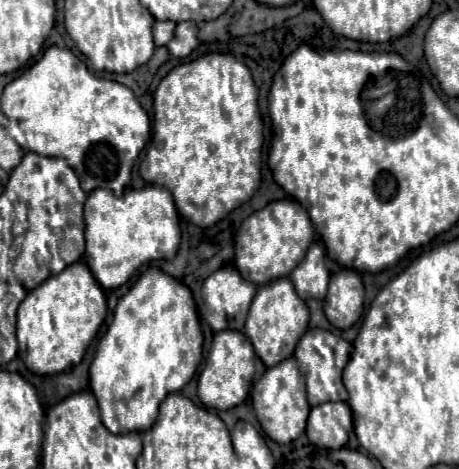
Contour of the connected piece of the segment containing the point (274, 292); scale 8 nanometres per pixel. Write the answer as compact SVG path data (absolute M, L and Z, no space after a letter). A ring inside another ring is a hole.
M282 277L272 281L270 285L258 287L256 297L252 299L248 319L244 325L244 335L250 337L256 355L264 361L266 367L274 367L280 361L294 355L294 347L300 341L300 337L308 329L308 307L306 303L296 295L296 289L292 287L290 277Z

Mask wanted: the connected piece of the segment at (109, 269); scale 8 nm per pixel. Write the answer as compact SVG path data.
M146 185L116 197L108 189L94 189L84 205L86 265L104 289L124 285L144 263L174 259L180 245L180 217L168 189Z

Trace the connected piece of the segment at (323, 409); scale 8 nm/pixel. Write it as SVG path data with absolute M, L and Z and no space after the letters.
M345 402L322 403L312 407L304 433L310 445L336 450L348 443L352 411Z

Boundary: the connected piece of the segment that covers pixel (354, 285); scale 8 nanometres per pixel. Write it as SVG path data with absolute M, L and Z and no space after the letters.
M342 269L330 279L328 295L324 299L324 313L336 329L352 327L364 307L364 285L356 271Z

